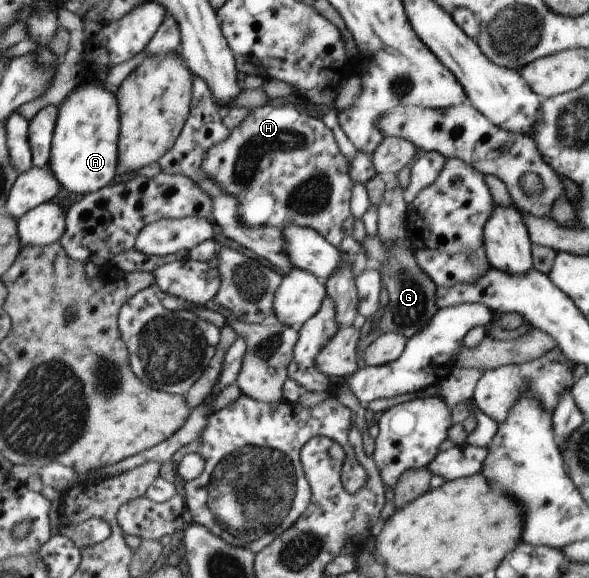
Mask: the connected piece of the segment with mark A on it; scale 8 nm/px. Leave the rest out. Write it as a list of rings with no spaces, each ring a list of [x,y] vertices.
[[[95,84],[76,86],[61,102],[51,146],[50,170],[61,186],[87,195],[107,187],[120,173],[121,114],[117,94]]]

